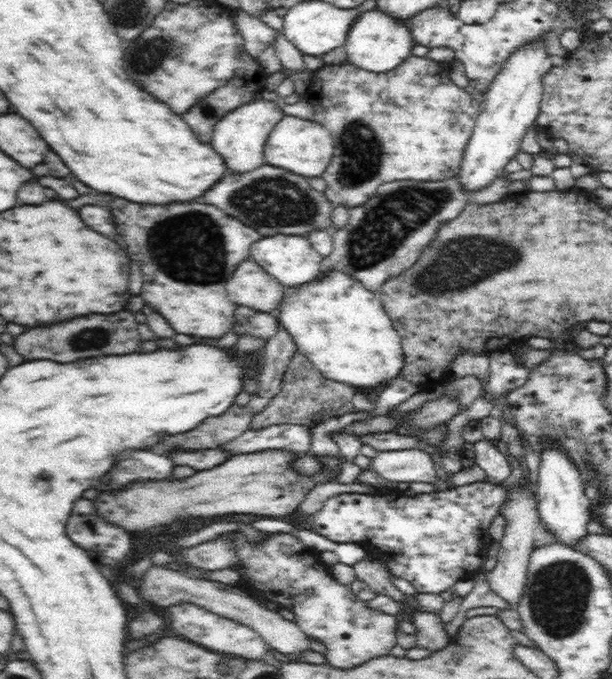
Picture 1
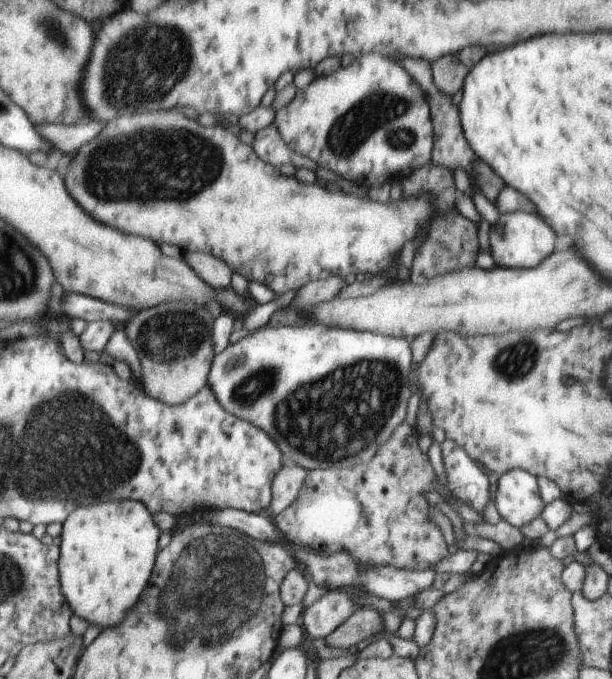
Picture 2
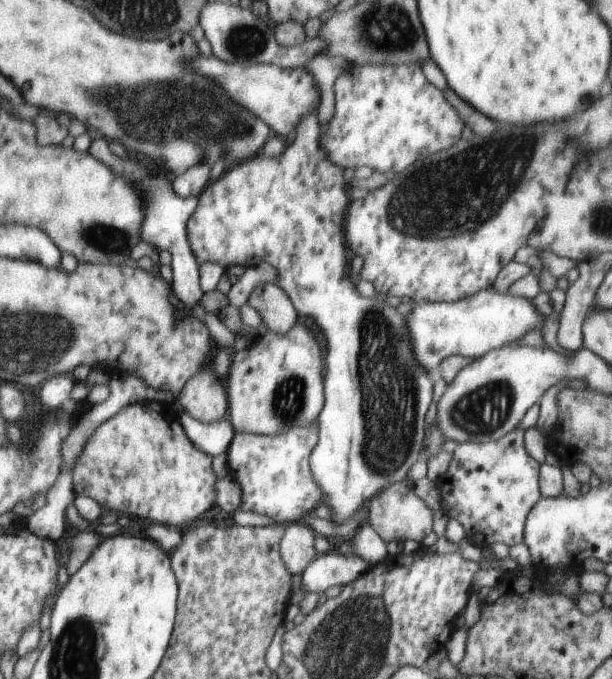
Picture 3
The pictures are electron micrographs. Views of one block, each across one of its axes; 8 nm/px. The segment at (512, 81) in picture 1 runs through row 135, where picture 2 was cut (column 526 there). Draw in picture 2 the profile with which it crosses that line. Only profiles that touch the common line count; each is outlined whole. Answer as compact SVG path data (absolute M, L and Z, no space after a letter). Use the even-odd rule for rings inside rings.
M514 468L498 479L495 506L501 518L516 528L530 524L542 514L544 502L538 494L538 477Z

